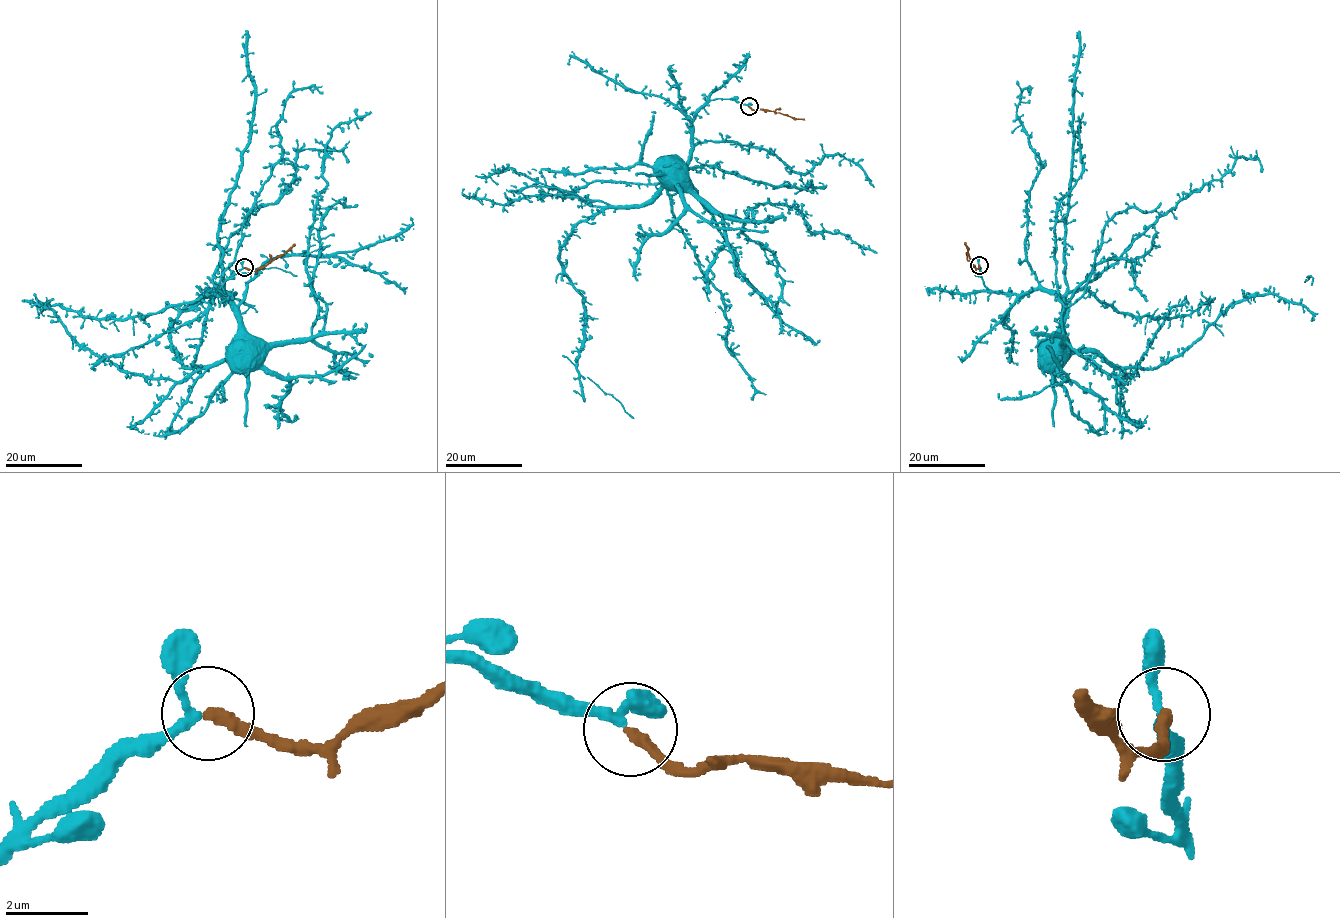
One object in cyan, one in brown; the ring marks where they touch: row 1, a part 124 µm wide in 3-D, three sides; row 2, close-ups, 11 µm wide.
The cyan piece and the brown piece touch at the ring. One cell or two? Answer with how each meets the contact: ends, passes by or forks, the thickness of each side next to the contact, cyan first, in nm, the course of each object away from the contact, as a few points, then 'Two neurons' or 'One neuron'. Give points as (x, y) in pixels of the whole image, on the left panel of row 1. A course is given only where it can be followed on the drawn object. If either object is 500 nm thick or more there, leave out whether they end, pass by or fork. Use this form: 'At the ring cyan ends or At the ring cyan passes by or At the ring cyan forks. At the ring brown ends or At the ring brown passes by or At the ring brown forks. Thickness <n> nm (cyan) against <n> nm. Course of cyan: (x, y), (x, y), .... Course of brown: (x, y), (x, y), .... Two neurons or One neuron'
At the ring cyan passes by. At the ring brown ends. Thickness 200 nm (cyan) against 280 nm. Course of cyan: (244, 267), (210, 295), (227, 291), (244, 354). Course of brown: (244, 267), (251, 270), (264, 267), (295, 244). One neuron

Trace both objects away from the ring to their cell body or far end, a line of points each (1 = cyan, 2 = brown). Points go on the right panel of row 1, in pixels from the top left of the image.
1: (978, 265), (992, 291), (1044, 289), (1061, 301), (1061, 330), (1045, 346), (1048, 354)
2: (979, 265), (979, 268), (971, 265), (965, 242)

